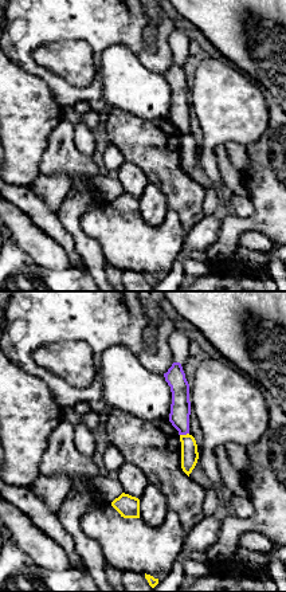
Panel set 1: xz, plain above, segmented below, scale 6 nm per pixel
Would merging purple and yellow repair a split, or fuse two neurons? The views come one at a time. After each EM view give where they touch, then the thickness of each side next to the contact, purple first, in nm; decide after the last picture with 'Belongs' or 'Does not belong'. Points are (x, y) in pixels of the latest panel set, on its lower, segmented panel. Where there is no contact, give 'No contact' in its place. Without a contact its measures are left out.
Touches purple at (184, 434). Thickness 130 nm (purple) against 110 nm

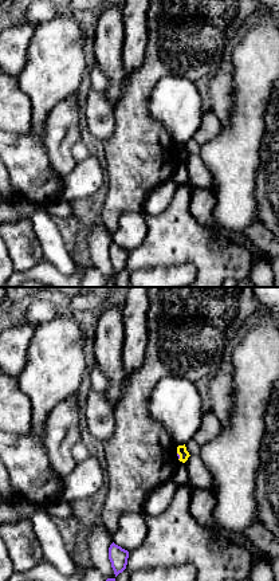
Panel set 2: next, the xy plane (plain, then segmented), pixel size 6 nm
Touches purple at (179, 456). Thickness 20 nm (purple) against 60 nm

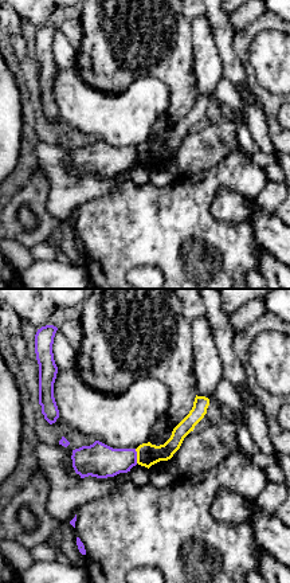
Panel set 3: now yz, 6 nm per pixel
Touches purple at (136, 456). Thickness 200 nm (purple) against 140 nm

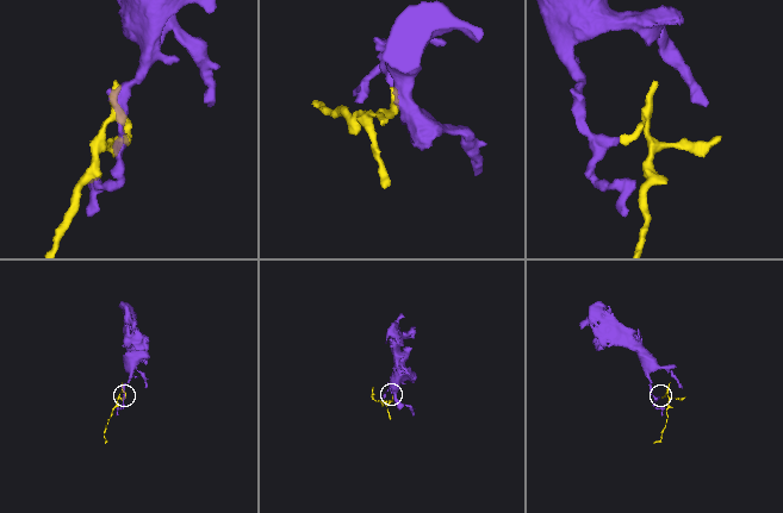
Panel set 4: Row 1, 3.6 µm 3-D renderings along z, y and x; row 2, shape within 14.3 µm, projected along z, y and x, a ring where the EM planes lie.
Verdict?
Does not belong

